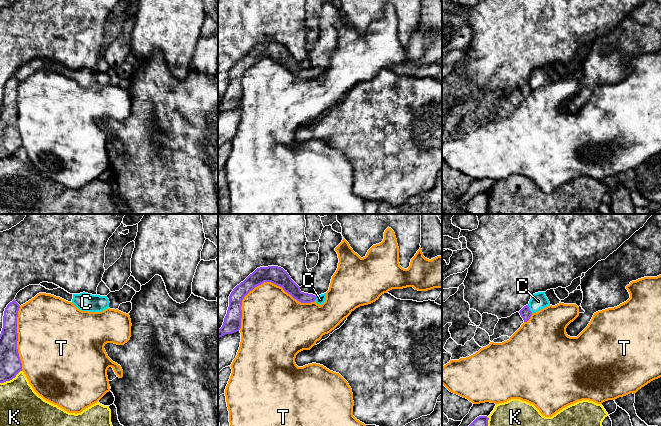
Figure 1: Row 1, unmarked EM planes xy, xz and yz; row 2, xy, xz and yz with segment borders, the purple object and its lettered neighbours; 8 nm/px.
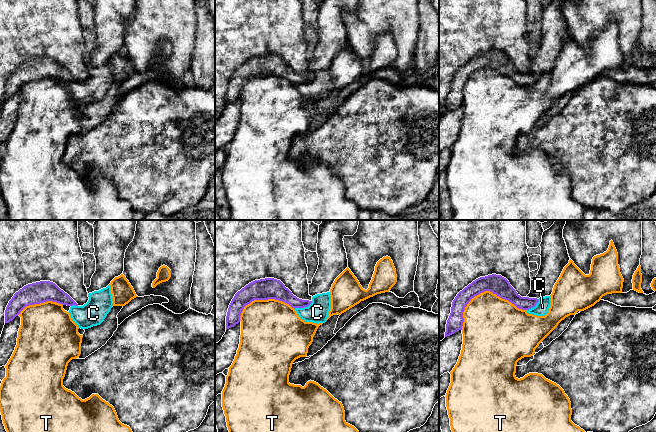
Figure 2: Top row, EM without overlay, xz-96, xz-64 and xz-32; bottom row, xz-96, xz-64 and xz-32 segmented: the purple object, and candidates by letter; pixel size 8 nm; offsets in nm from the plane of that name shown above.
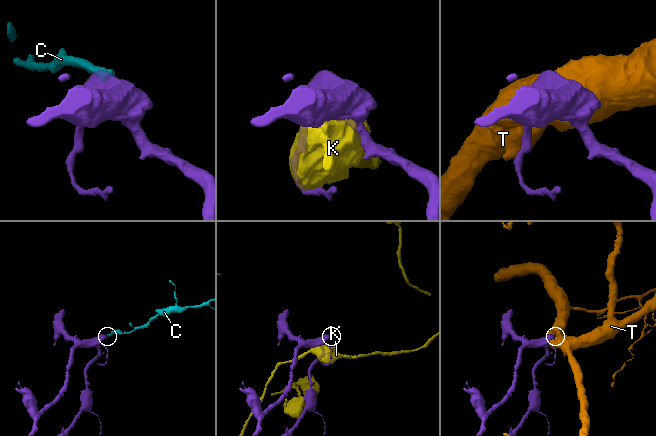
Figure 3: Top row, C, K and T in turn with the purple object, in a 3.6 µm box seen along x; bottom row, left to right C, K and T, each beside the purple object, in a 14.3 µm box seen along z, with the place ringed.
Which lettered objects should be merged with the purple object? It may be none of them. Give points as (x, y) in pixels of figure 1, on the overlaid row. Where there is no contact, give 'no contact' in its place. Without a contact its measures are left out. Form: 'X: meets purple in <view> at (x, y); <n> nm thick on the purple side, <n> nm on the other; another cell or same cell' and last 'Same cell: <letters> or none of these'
C: meets purple in yz at (529, 309); 90 nm thick on the purple side, 140 nm on the other; another cell
K: meets purple in xy at (10, 379); 180 nm thick on the purple side, 320 nm on the other; another cell
T: meets purple in xz at (263, 282); 140 nm thick on the purple side, 440 nm on the other; another cell
Same cell: none of these

